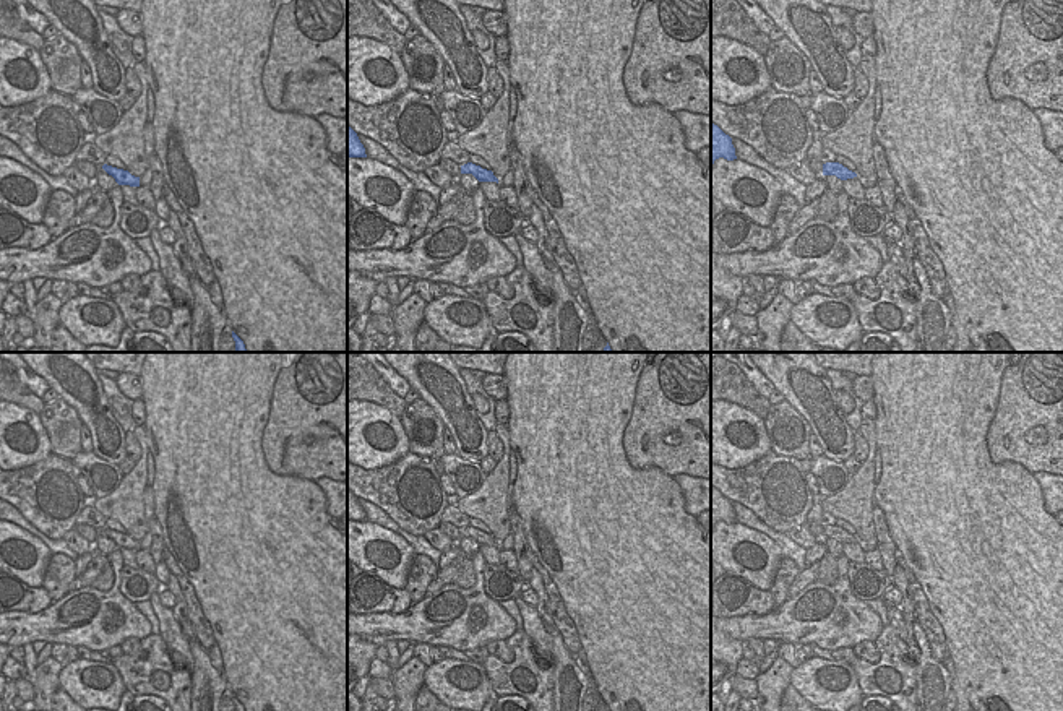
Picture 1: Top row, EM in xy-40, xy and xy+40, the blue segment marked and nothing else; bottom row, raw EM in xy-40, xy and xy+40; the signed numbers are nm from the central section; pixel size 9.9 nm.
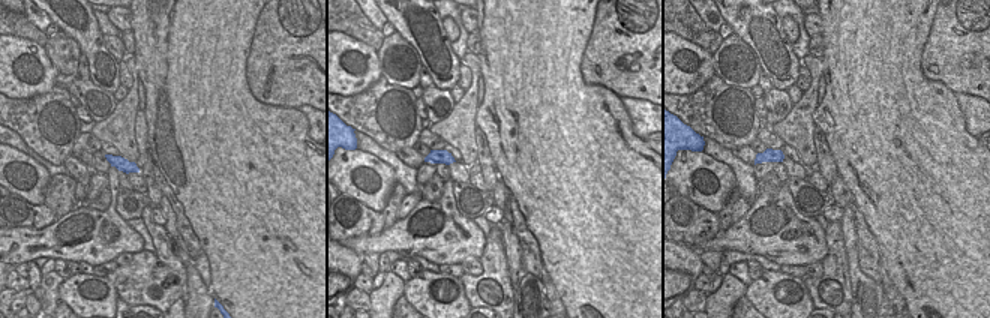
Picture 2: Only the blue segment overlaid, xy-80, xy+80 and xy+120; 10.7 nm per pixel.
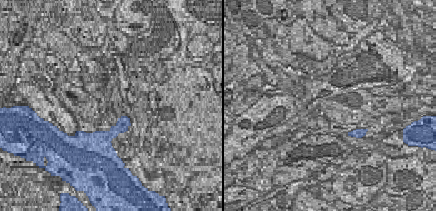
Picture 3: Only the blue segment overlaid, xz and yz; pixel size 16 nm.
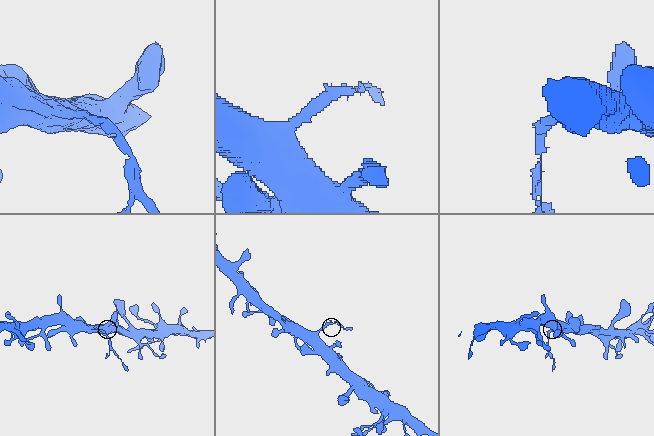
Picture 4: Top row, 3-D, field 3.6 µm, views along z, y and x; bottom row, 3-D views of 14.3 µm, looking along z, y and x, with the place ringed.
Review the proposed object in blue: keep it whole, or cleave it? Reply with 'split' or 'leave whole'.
split

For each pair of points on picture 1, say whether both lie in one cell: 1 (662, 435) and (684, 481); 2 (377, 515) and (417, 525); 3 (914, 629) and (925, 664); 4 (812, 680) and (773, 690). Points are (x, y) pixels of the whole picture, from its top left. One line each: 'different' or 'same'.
1: different
2: different
3: same
4: different

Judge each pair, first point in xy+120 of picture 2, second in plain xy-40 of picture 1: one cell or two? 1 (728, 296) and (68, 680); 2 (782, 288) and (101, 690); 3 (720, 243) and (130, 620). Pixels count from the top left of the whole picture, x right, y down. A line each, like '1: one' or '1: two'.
1: two
2: one
3: one

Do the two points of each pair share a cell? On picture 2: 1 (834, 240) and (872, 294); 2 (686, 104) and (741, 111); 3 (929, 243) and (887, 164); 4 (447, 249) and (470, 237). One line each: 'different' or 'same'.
1: different
2: same
3: same
4: same

